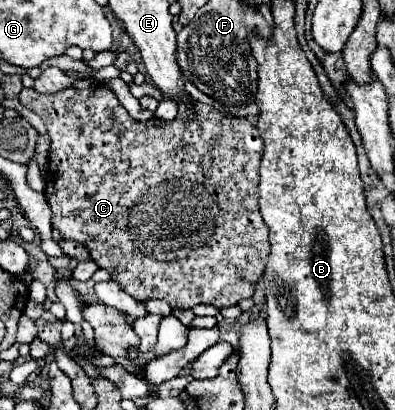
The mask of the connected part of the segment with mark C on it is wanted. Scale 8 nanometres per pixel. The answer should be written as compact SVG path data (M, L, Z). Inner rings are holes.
M94 85L86 89L64 89L52 95L42 95L36 89L24 87L18 95L20 103L40 115L44 121L48 135L52 139L50 153L48 153L48 173L46 173L46 199L52 209L52 227L60 231L62 239L78 241L88 247L88 253L92 255L92 261L110 271L112 279L120 283L120 287L132 295L134 299L148 301L148 299L164 299L172 309L192 309L198 303L212 305L216 309L232 307L242 299L252 297L254 283L262 275L268 255L270 255L270 243L268 243L268 225L260 219L258 211L258 167L262 159L262 137L258 135L258 129L248 119L236 119L236 117L224 117L216 107L196 103L194 115L188 111L186 103L178 103L178 115L172 121L162 119L148 119L148 121L134 121L128 111L120 105L114 91L104 85Z

